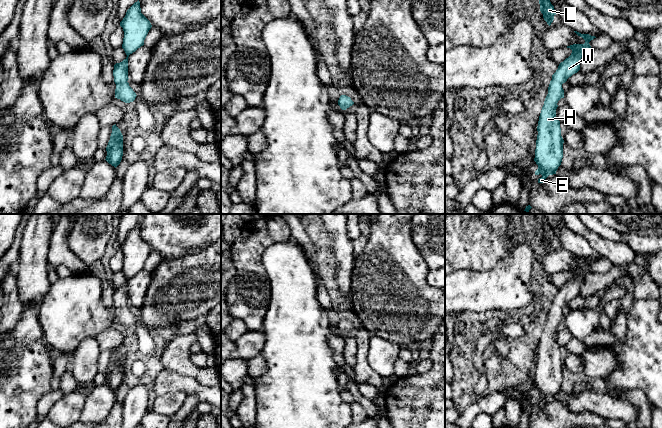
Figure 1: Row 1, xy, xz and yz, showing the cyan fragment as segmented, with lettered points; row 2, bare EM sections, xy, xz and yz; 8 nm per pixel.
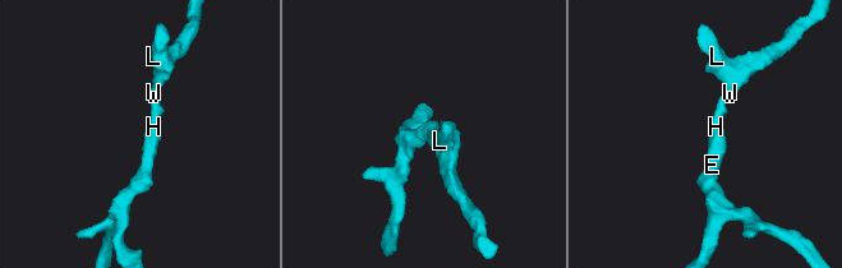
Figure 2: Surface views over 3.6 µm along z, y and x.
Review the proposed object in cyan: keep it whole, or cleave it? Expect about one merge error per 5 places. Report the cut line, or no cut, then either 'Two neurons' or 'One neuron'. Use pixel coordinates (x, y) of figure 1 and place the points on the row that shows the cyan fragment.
No split. One neuron

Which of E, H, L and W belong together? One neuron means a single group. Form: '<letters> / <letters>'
E H L W

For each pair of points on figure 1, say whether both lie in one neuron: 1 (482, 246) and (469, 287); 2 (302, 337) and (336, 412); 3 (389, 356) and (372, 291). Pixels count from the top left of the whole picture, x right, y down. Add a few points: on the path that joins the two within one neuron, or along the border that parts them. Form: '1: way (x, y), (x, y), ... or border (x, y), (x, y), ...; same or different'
1: border (497, 264), (488, 270), (455, 271); different
2: way (302, 356), (302, 378), (317, 393); same
3: border (372, 334), (386, 338), (400, 347); different

